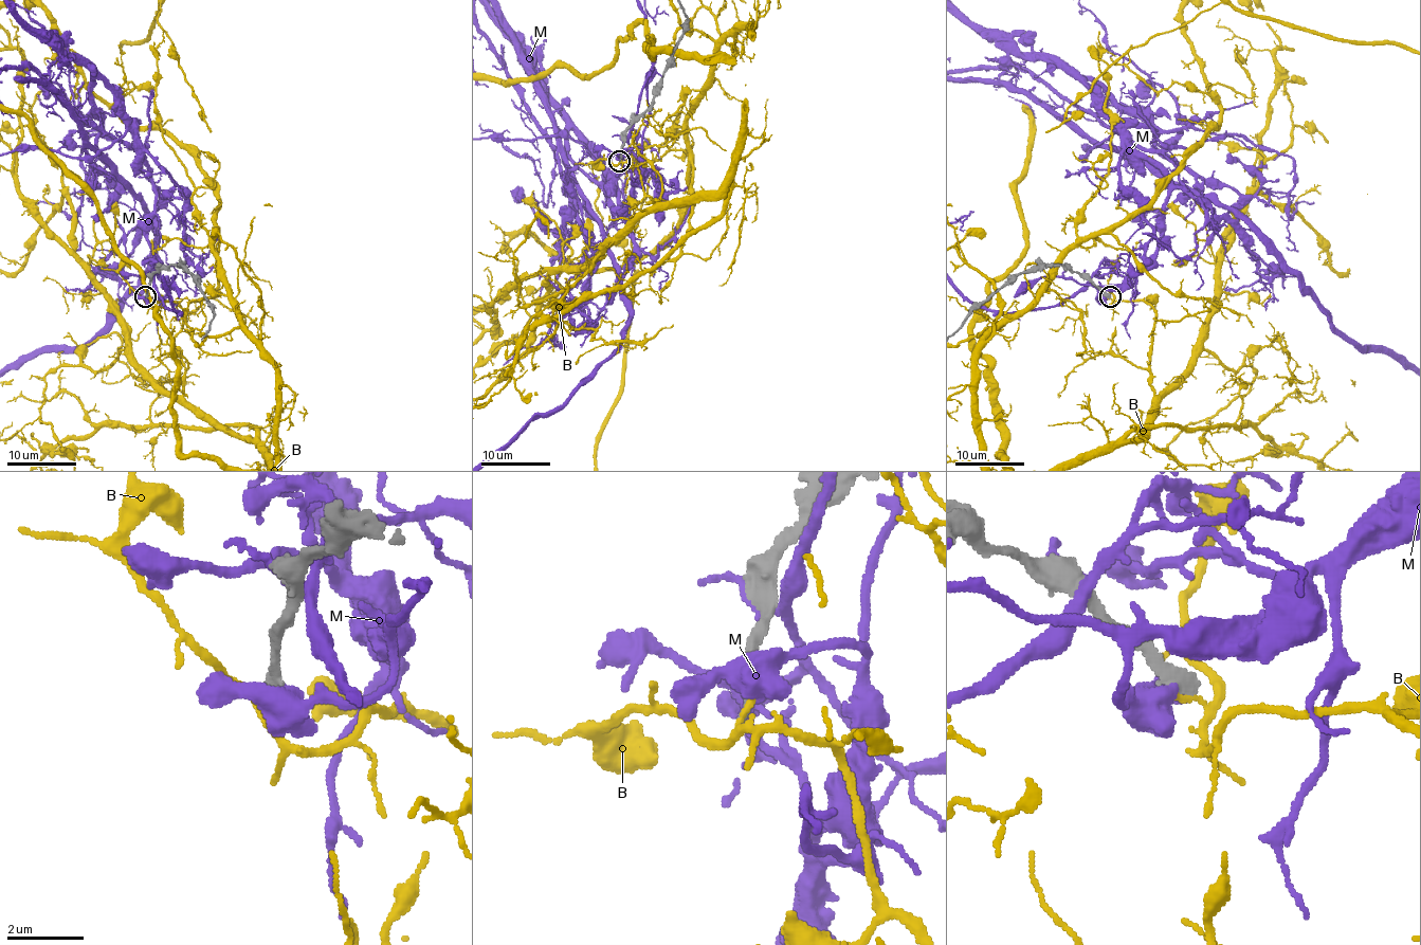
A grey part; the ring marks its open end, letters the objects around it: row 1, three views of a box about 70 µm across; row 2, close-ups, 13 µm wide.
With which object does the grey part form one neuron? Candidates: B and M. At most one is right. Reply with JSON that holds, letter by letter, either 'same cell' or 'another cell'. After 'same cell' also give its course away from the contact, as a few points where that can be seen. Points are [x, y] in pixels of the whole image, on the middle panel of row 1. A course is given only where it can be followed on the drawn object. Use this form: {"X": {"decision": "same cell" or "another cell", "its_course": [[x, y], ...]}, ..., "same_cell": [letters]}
{"B": {"decision": "another cell"}, "M": {"decision": "another cell"}, "same_cell": []}

